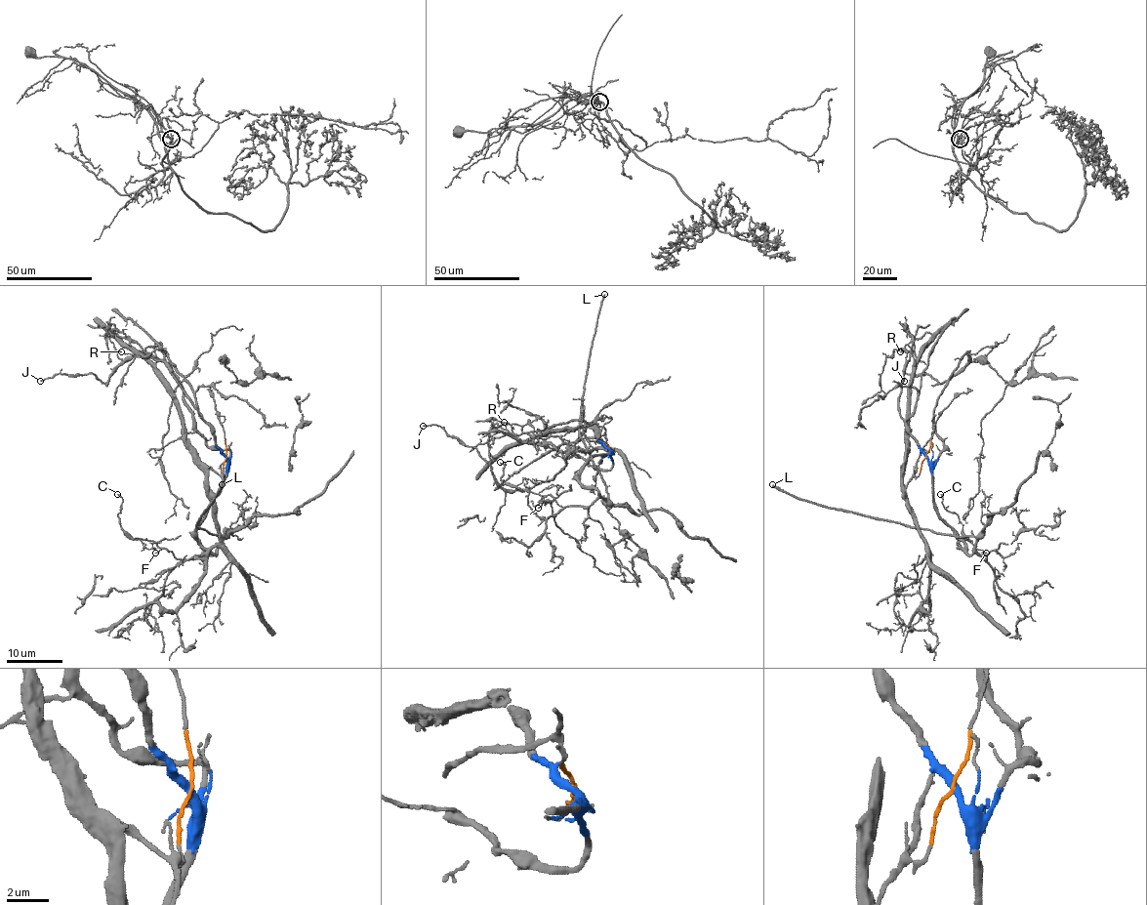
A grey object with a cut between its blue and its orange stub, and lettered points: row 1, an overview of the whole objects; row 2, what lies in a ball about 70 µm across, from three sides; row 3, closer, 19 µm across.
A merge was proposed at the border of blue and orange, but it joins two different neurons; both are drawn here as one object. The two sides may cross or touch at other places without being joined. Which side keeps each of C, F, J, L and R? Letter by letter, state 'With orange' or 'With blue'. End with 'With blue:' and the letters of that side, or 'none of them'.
C: With blue
F: With blue
J: With blue
L: With blue
R: With orange
With blue: C, F, J, L

